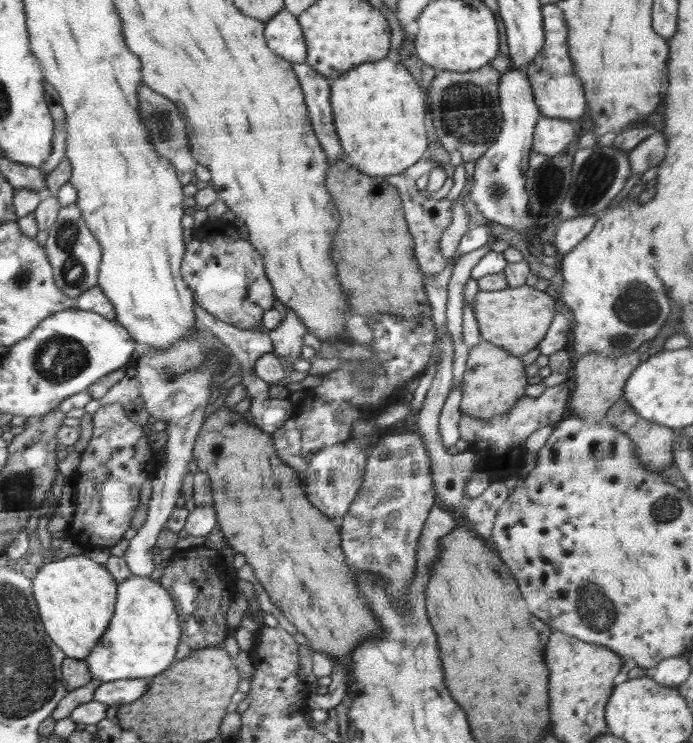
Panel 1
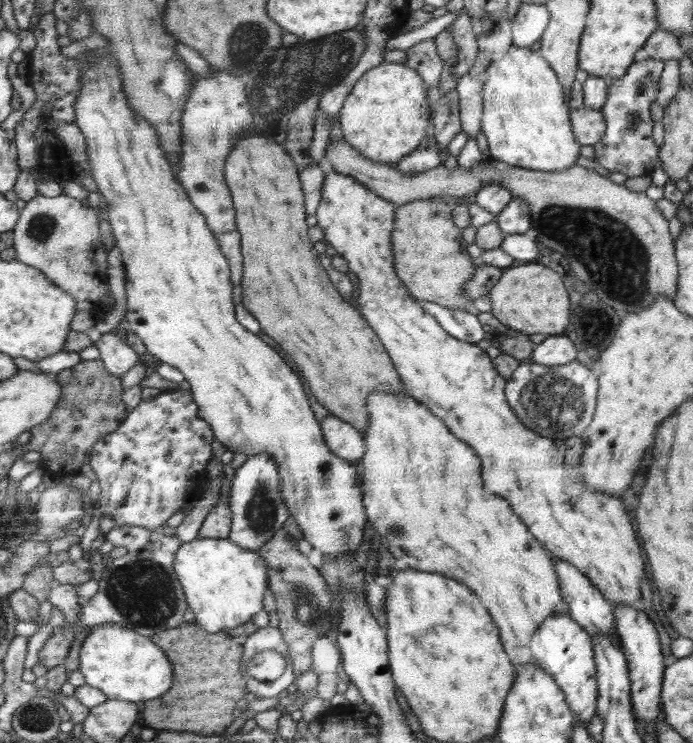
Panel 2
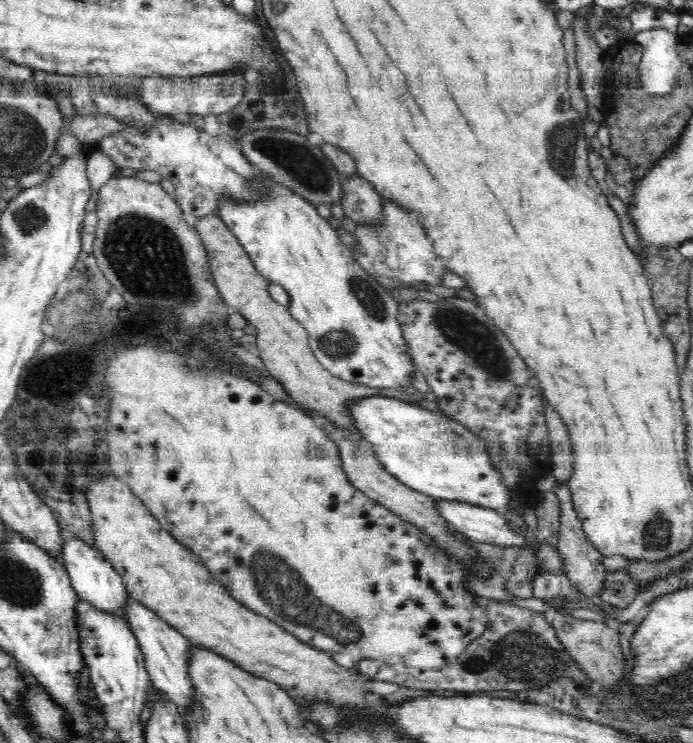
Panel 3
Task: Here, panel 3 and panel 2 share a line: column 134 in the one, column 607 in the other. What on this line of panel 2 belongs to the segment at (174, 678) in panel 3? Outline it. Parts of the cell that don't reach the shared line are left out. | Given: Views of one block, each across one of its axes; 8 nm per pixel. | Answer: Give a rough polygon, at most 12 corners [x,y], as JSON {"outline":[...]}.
{"outline":[[553,555],[571,617],[615,636],[613,604],[571,562]]}

